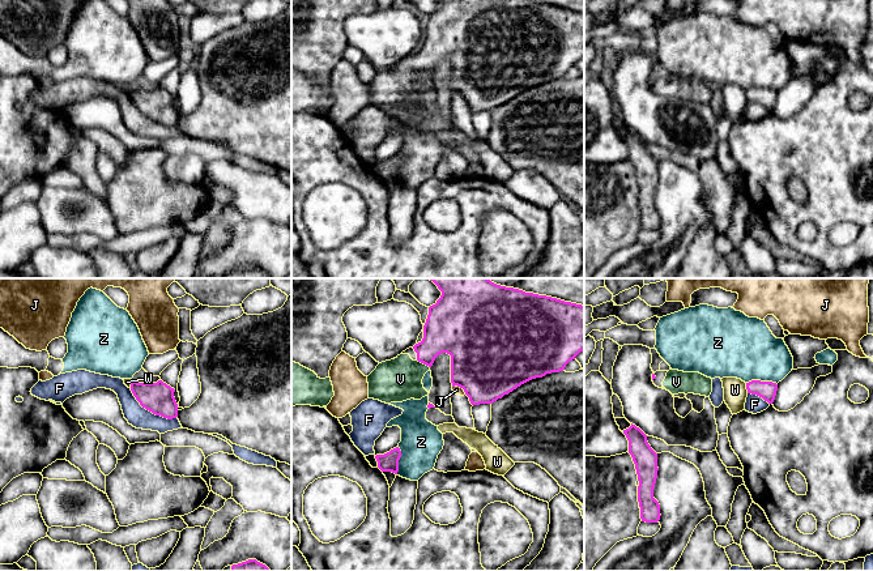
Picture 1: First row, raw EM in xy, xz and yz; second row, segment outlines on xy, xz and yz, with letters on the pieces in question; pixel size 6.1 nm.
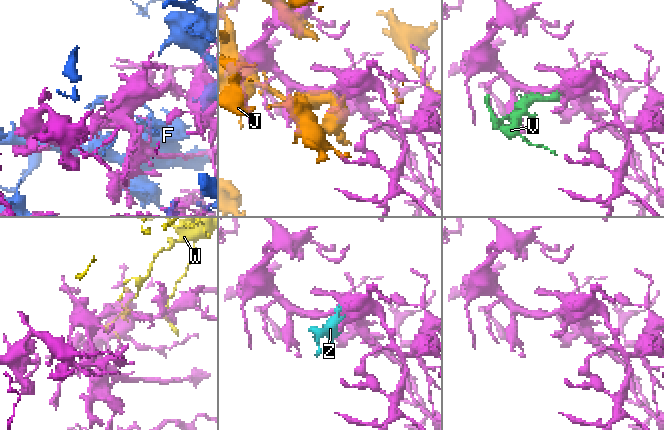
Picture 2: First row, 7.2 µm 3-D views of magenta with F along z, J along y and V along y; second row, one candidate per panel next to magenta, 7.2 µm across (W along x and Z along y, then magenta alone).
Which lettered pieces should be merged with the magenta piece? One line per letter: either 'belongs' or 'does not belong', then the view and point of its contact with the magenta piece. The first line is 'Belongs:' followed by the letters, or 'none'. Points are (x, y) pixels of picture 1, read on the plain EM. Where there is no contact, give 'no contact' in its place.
Belongs: V
F: does not belong; contact xy (150, 118)
J: does not belong; contact xz (463, 96)
V: belongs; contact xz (424, 71)
W: does not belong; contact yz (746, 96)
Z: does not belong; contact yz (762, 89)

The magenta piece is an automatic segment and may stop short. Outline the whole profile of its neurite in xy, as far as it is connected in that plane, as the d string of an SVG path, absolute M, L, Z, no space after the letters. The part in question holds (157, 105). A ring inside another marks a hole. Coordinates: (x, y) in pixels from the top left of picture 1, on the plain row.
M158 88L157 90L131 89L131 98L142 115L167 127L178 124L175 97Z

